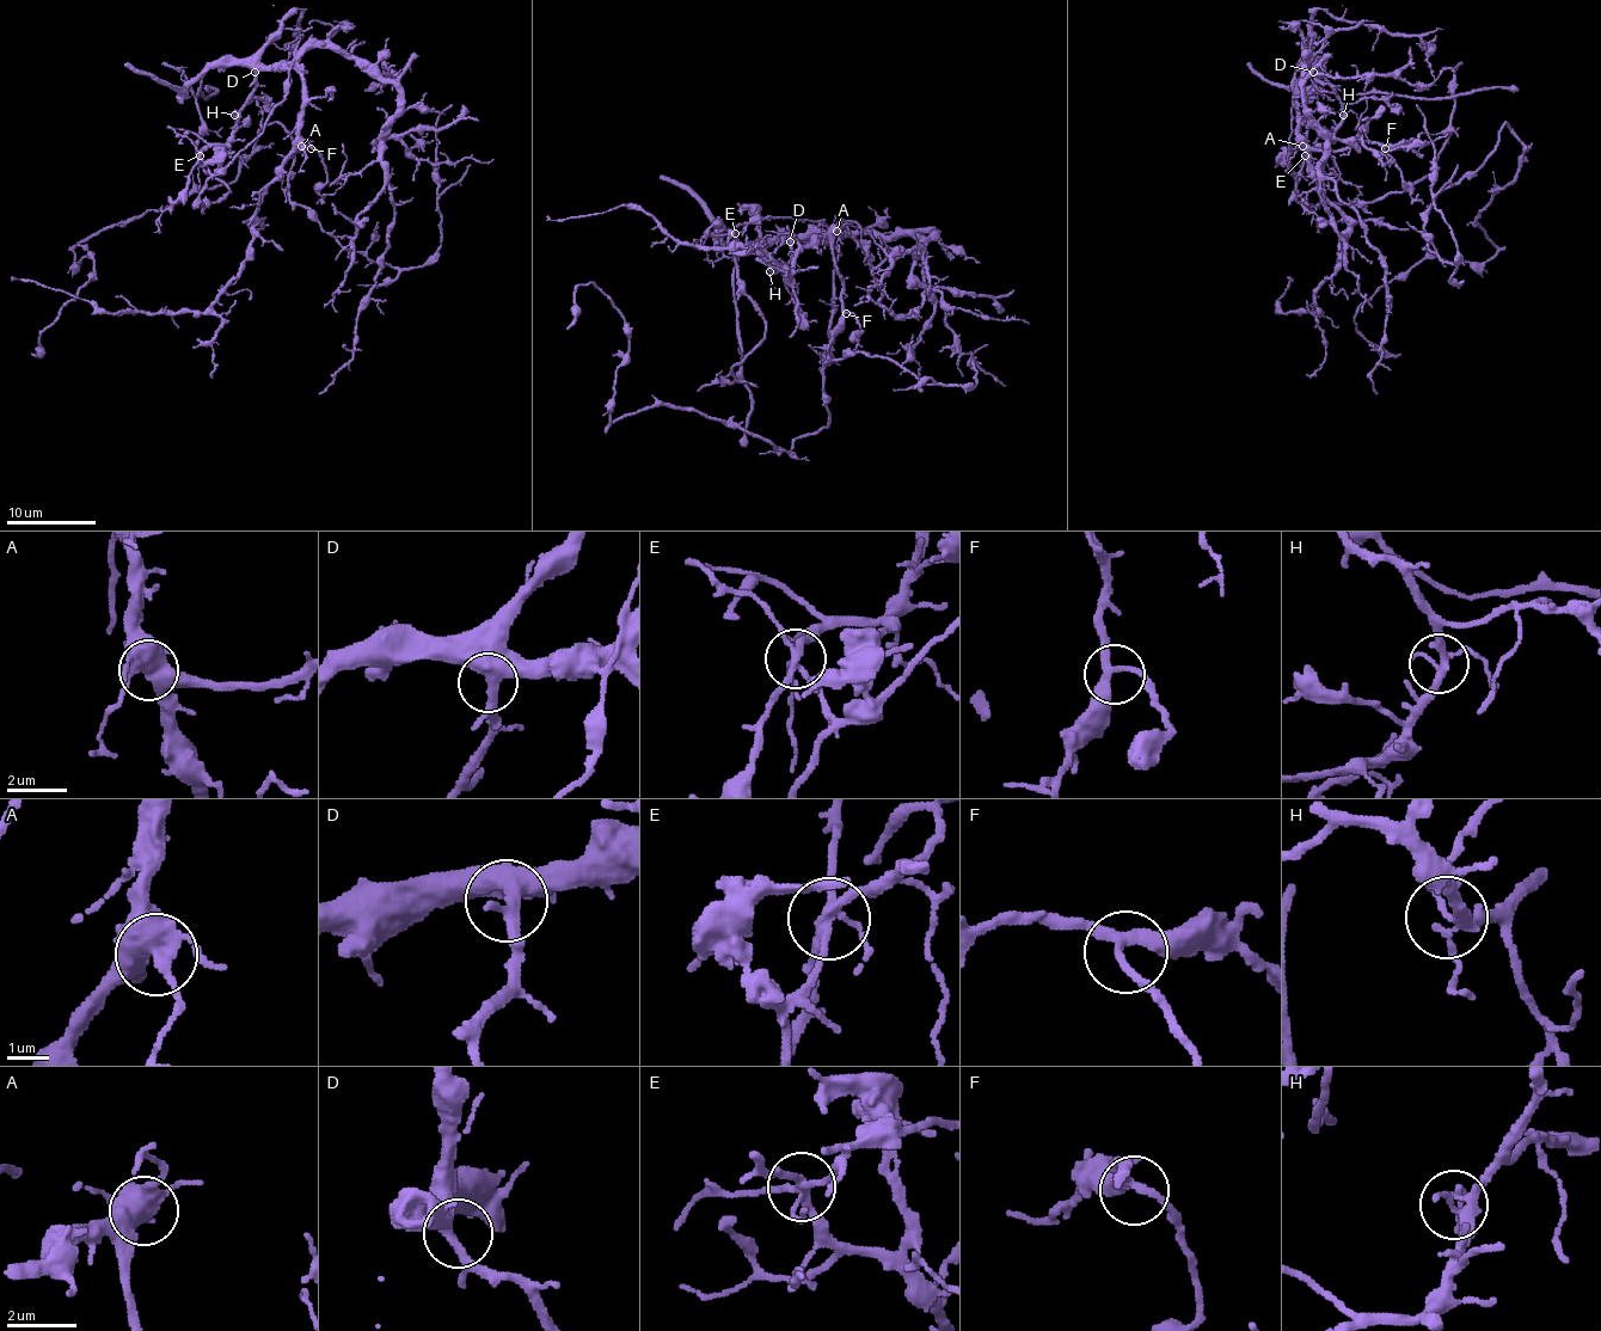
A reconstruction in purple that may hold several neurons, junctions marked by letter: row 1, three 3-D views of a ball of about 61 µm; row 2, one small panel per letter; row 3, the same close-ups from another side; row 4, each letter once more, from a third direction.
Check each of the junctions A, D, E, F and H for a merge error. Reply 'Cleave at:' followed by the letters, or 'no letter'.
Cleave at: E

